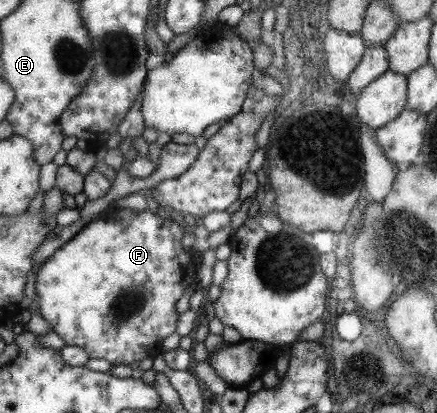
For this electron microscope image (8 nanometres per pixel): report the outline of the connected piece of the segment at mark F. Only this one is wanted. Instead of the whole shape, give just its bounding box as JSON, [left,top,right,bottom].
[34,207,198,367]

